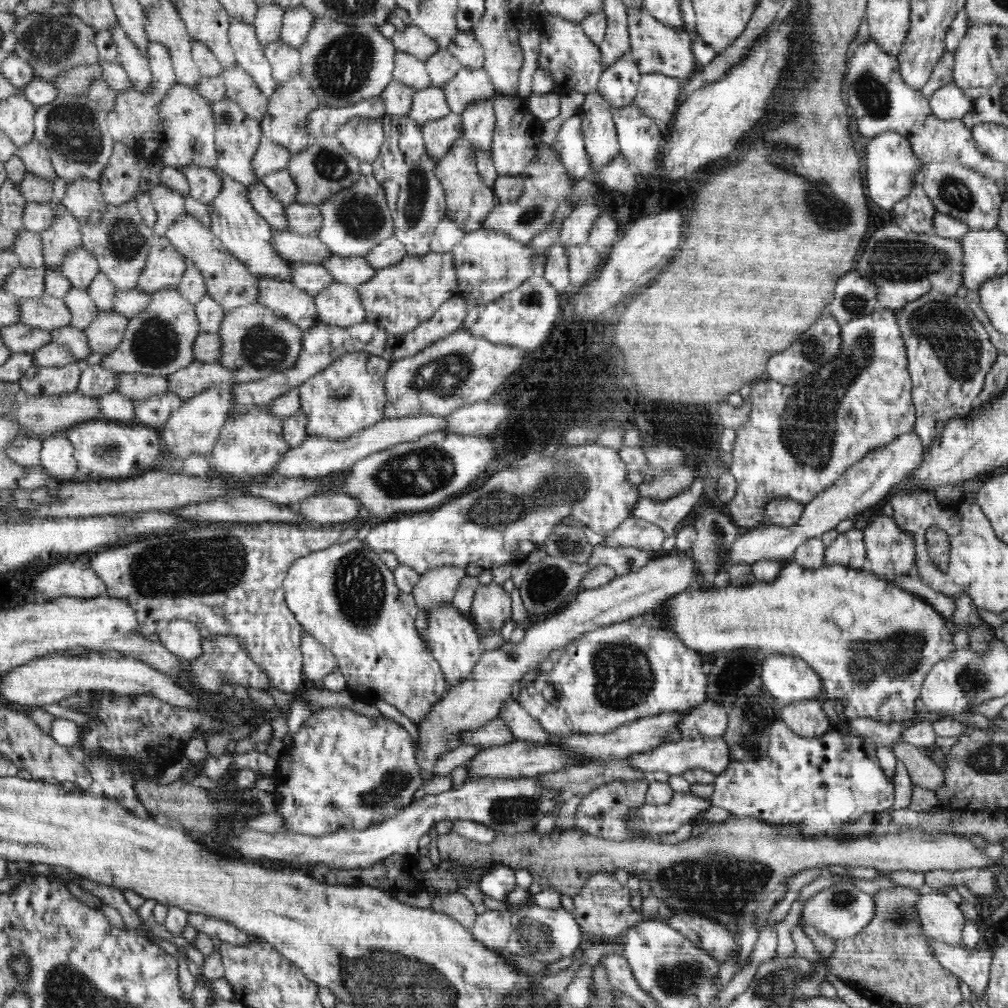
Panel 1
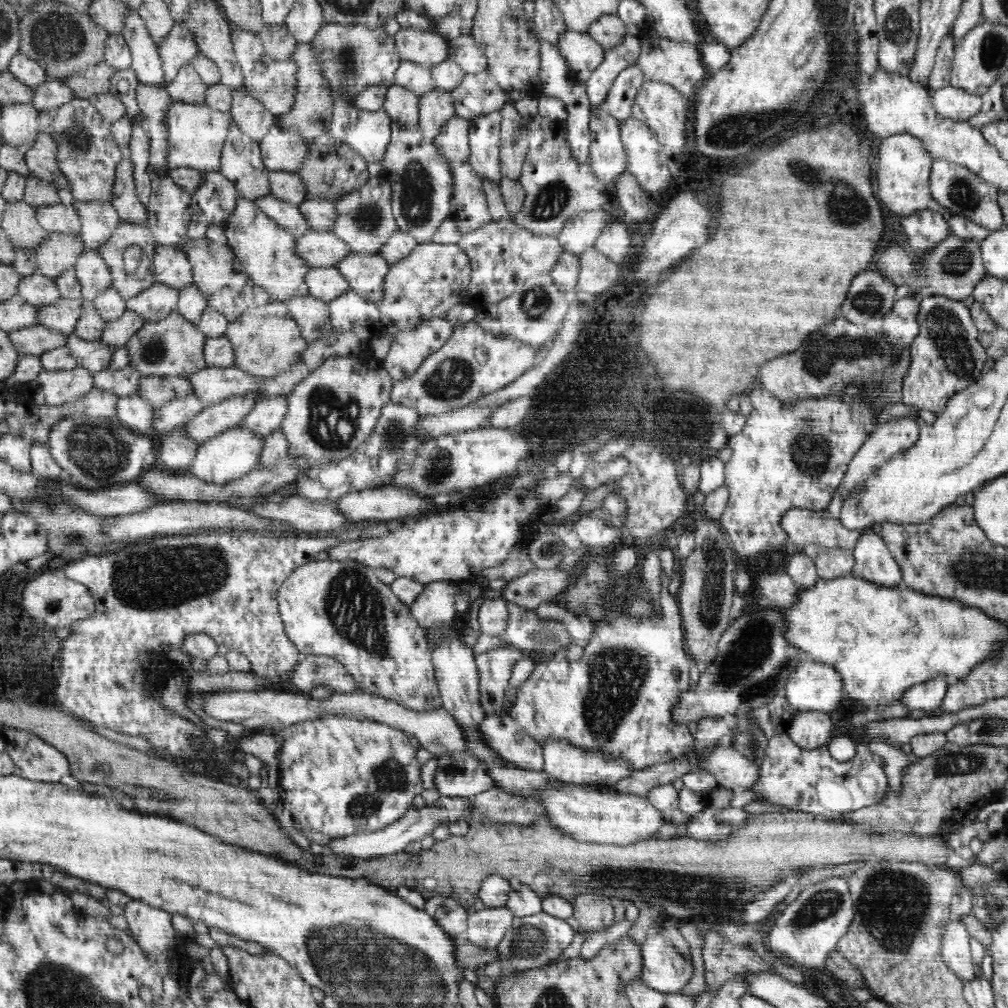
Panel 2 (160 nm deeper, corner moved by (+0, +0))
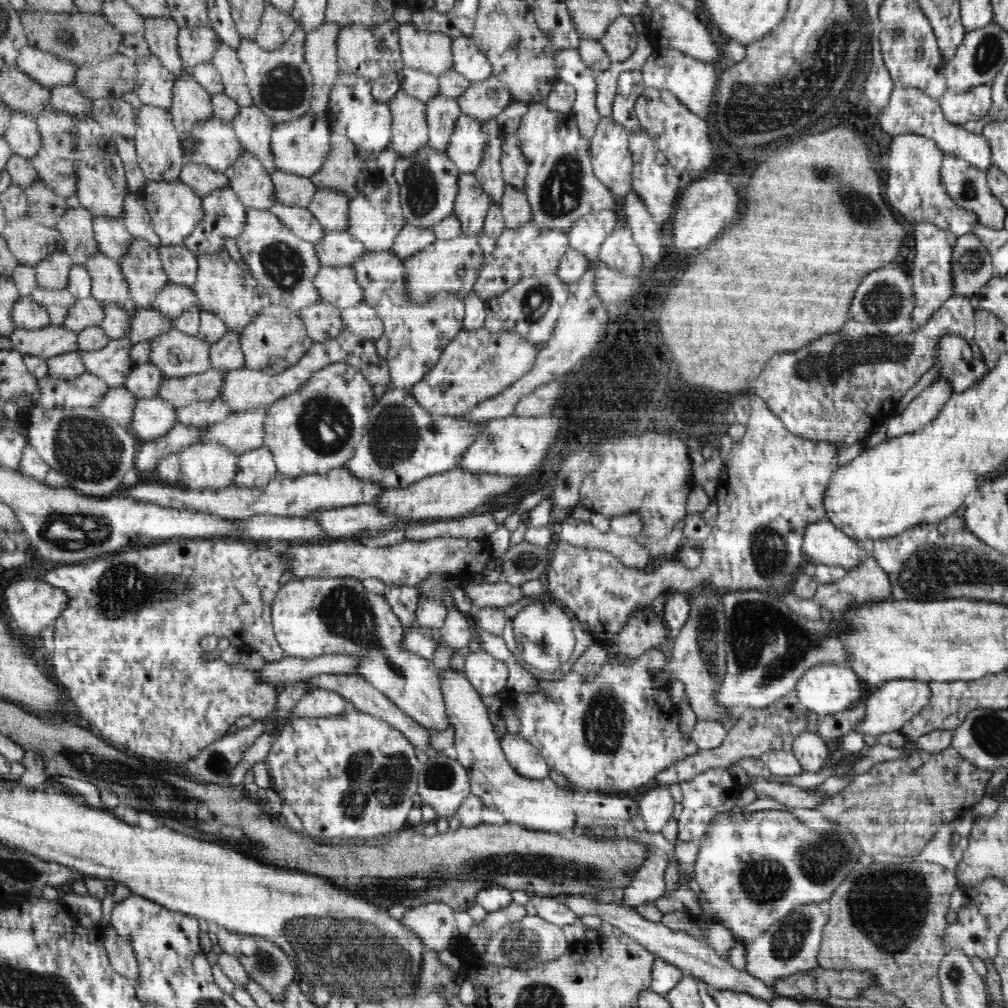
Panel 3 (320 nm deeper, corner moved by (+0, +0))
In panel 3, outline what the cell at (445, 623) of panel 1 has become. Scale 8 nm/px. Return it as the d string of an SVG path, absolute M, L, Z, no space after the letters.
M449 667L445 670L440 688L449 725L454 728L457 761L466 769L471 793L478 796L485 806L502 812L508 823L528 830L567 835L579 834L596 825L614 827L614 830L622 832L624 824L632 822L639 802L627 795L580 792L558 786L549 776L542 780L520 776L505 757L487 706L483 703L484 698L476 692L462 670L450 671Z

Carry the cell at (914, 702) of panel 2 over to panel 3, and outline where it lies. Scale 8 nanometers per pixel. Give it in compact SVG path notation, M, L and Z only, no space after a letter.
M896 679L880 685L861 705L865 715L860 722L855 723L854 731L864 736L878 736L891 731L901 731L902 726L918 711L929 703L931 690L927 683L919 680Z

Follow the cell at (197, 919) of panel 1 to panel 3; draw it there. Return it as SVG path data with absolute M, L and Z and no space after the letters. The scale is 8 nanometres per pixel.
M215 928L218 937L217 950L236 956L242 967L246 970L247 976L256 984L259 984L274 997L274 1001L280 1001L288 991L288 986L298 978L299 969L289 957L276 944L270 943L266 938L258 936L245 936L244 934L235 934L224 928Z

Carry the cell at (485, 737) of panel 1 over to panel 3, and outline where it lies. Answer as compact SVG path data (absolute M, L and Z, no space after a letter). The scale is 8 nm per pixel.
M508 733L500 740L505 757L511 767L520 775L532 780L542 780L549 776L546 759L524 738Z

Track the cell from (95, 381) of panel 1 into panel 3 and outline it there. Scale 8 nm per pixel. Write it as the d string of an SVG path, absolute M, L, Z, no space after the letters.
M146 362L137 365L126 376L124 387L137 398L158 397L160 382L166 378L156 365Z

